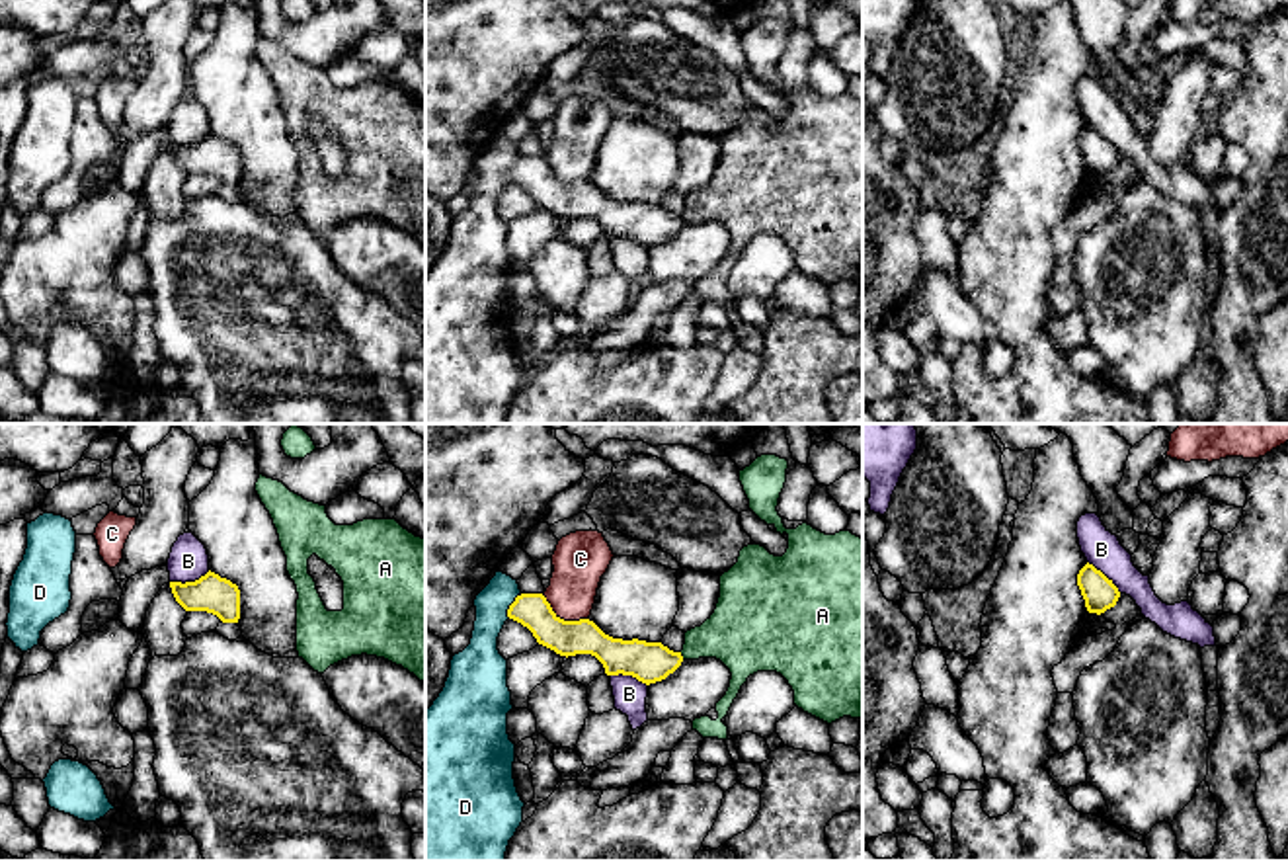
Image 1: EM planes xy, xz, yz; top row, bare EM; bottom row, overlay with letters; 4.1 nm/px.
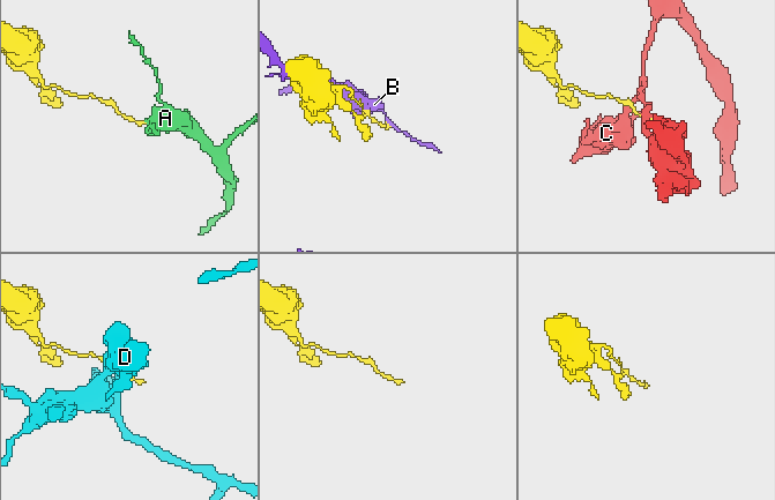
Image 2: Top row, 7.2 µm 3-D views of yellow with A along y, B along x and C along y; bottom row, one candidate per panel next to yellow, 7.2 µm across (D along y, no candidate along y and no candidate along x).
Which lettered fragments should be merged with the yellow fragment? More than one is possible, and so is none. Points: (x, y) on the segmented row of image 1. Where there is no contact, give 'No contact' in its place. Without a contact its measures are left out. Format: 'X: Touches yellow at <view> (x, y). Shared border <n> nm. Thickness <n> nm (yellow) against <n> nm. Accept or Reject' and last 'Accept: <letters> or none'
A: Touches yellow at xz (682, 656). Shared border 40 nm. Thickness 170 nm (yellow) against 260 nm. Reject
B: Touches yellow at xy (190, 582). Shared border 180 nm. Thickness 160 nm (yellow) against 160 nm. Reject
C: Touches yellow at xz (563, 619). Shared border 220 nm. Thickness 140 nm (yellow) against 220 nm. Reject
D: Touches yellow at xz (510, 606). Shared border 120 nm. Thickness 140 nm (yellow) against 160 nm. Reject
Accept: none

